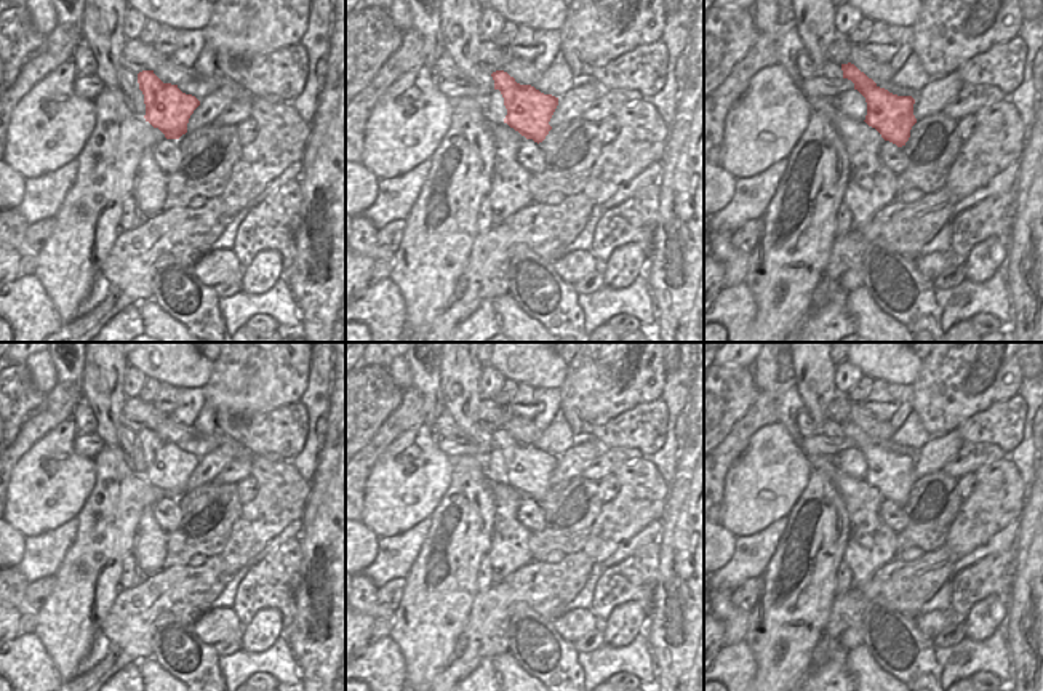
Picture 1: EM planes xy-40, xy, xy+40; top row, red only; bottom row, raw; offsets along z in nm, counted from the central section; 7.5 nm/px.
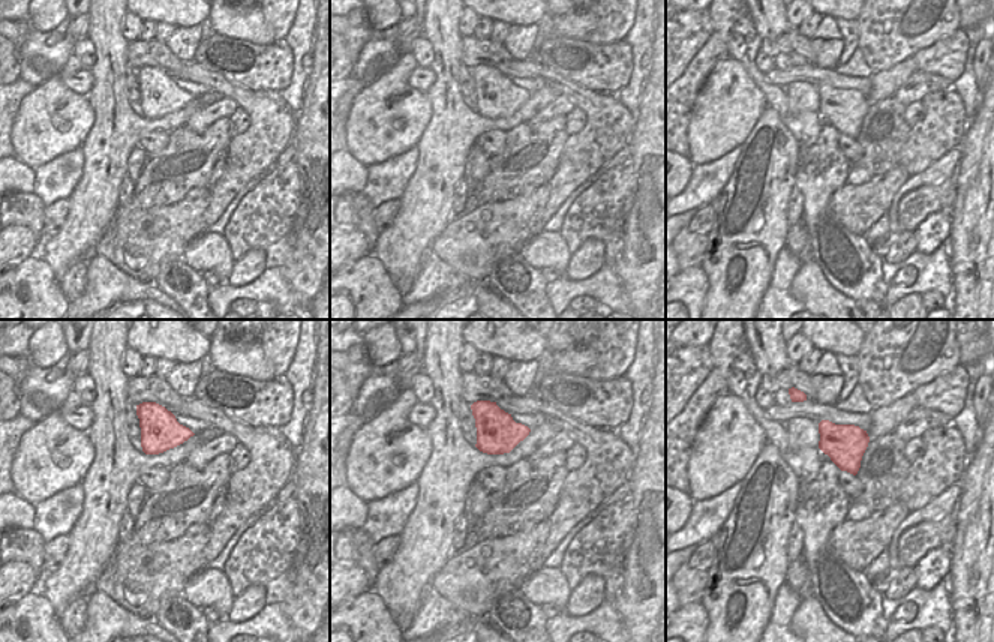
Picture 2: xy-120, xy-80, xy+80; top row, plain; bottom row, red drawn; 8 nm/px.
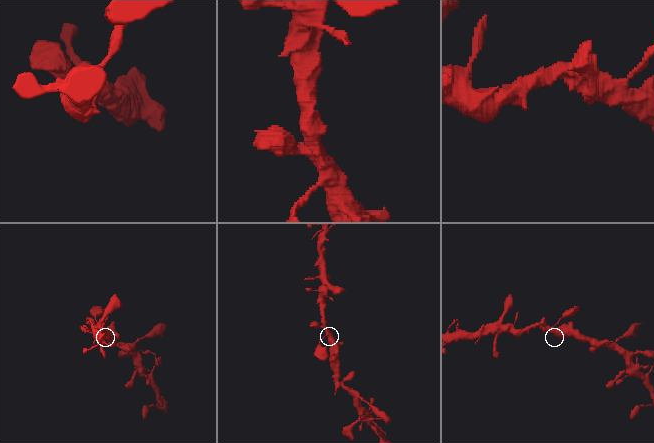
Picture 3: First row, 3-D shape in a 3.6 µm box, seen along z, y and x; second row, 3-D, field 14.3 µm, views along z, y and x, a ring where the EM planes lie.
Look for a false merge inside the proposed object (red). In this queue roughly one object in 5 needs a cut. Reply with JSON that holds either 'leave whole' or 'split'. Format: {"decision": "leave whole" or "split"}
{"decision": "leave whole"}

